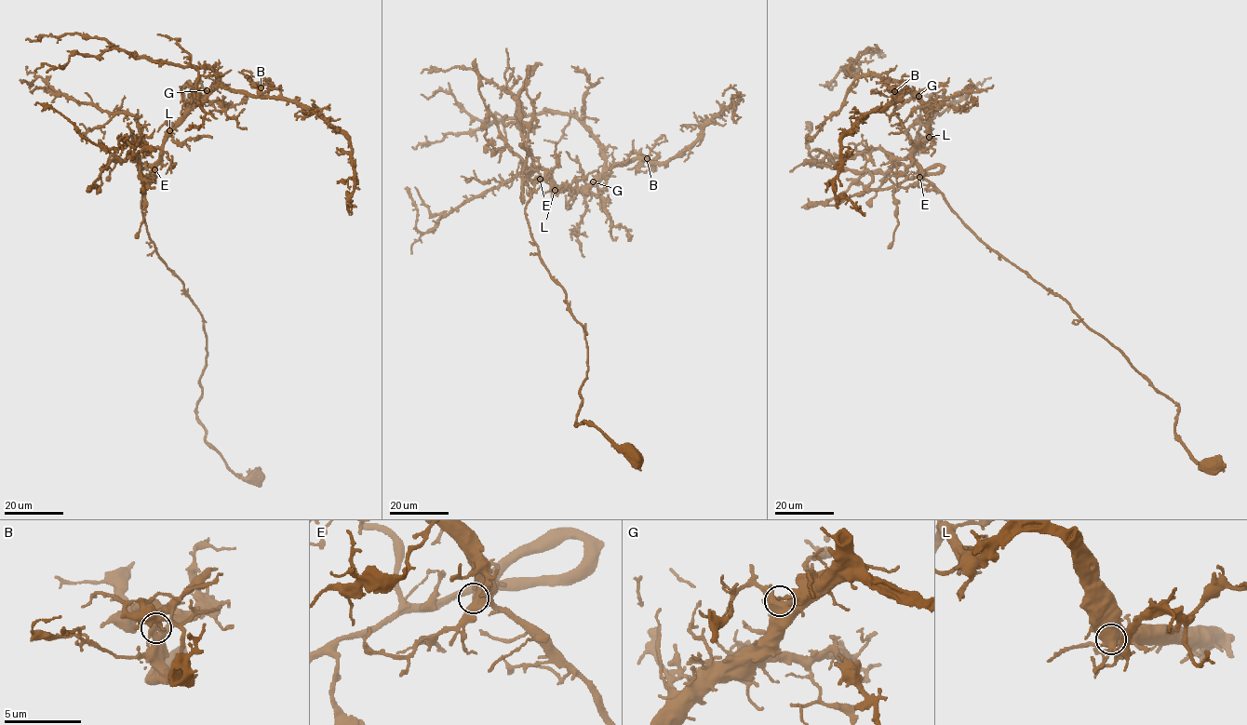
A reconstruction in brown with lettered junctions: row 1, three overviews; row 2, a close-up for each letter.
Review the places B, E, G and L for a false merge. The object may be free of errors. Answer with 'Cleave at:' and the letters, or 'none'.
Cleave at: B

